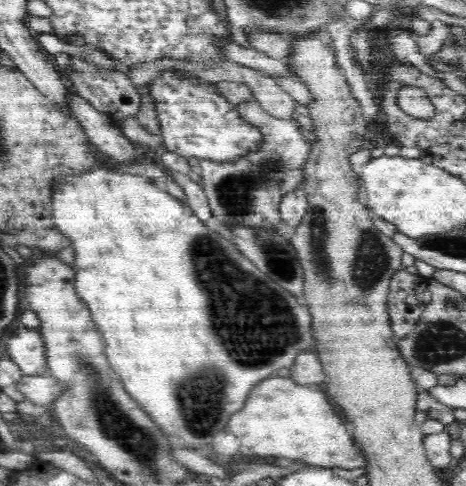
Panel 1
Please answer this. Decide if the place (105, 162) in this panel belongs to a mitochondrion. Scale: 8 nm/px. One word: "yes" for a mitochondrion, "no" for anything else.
no

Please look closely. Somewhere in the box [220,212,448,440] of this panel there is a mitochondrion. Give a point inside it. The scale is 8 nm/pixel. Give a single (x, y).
(370, 260)

